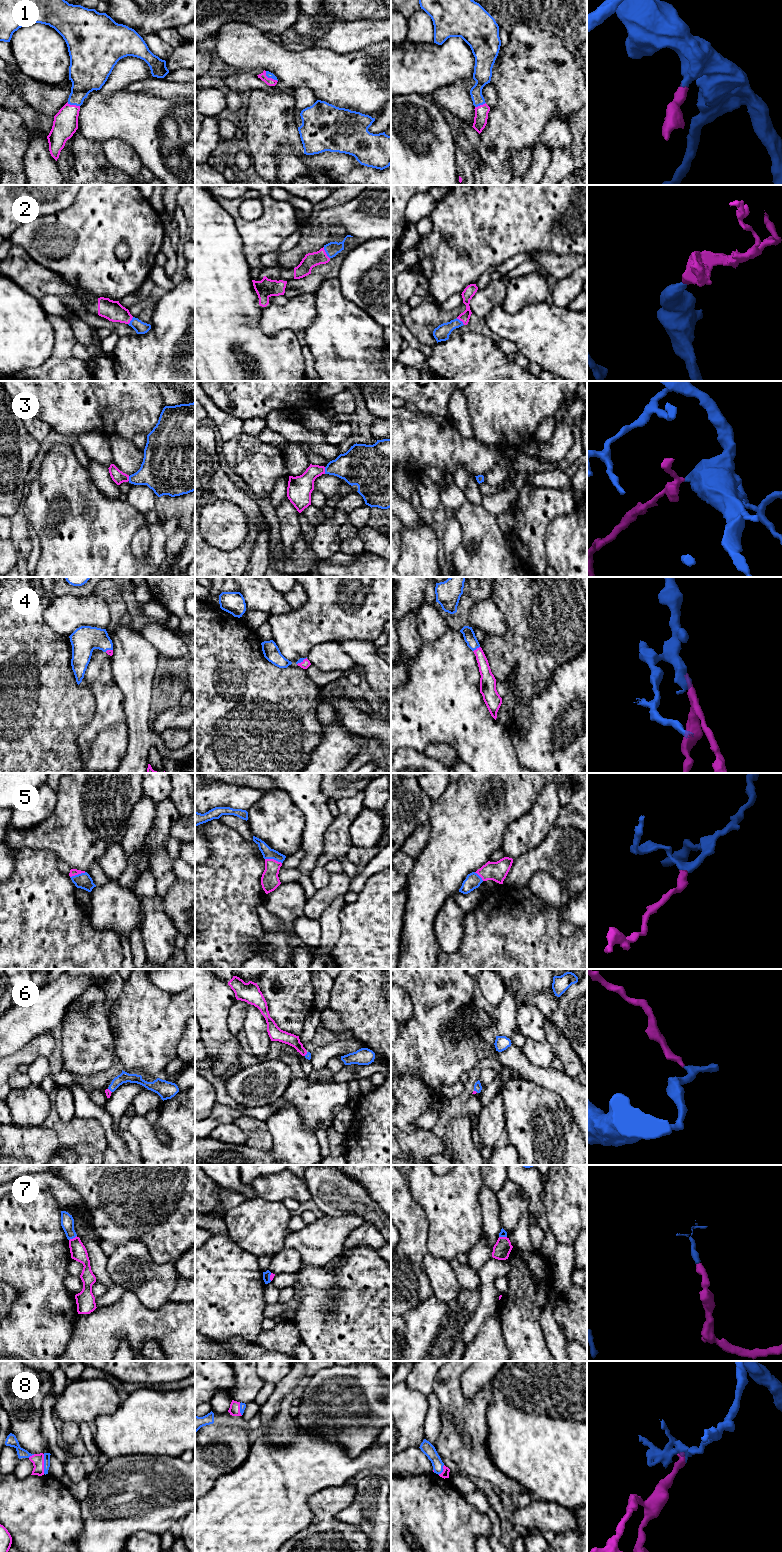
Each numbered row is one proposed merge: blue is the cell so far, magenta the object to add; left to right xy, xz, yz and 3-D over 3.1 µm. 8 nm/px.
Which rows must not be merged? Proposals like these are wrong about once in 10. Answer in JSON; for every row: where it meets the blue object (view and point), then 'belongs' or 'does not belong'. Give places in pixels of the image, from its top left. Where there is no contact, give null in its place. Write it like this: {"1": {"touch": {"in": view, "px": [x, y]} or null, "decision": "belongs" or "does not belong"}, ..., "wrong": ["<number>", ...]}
{"1": {"touch": {"in": "xz", "px": [270, 77]}, "decision": "belongs"}, "2": {"touch": {"in": "xz", "px": [326, 253]}, "decision": "belongs"}, "3": {"touch": {"in": "xz", "px": [325, 470]}, "decision": "belongs"}, "4": {"touch": {"in": "yz", "px": [476, 648]}, "decision": "belongs"}, "5": {"touch": {"in": "xz", "px": [273, 858]}, "decision": "belongs"}, "6": {"touch": {"in": "xy", "px": [109, 1089]}, "decision": "belongs"}, "7": {"touch": {"in": "xy", "px": [72, 1238]}, "decision": "belongs"}, "8": {"touch": {"in": "xy", "px": [44, 1464]}, "decision": "belongs"}, "wrong": []}

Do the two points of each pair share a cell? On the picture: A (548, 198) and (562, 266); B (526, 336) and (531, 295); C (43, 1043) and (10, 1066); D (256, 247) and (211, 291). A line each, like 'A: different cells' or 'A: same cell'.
A: different cells
B: different cells
C: same cell
D: different cells

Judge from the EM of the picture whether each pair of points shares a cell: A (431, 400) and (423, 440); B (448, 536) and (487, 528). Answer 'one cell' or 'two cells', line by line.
A: two cells
B: two cells

